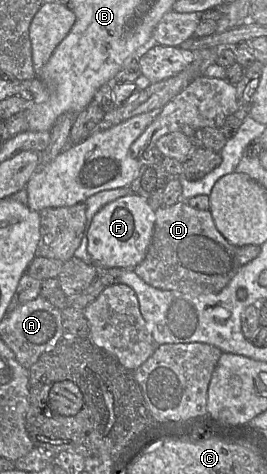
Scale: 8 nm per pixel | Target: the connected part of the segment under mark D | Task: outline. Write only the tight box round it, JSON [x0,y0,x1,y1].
[135,201,241,296]

